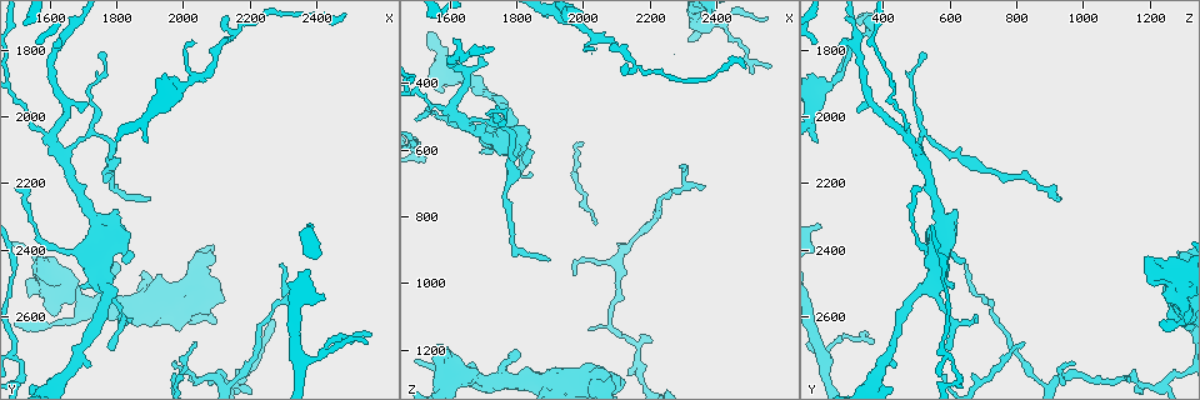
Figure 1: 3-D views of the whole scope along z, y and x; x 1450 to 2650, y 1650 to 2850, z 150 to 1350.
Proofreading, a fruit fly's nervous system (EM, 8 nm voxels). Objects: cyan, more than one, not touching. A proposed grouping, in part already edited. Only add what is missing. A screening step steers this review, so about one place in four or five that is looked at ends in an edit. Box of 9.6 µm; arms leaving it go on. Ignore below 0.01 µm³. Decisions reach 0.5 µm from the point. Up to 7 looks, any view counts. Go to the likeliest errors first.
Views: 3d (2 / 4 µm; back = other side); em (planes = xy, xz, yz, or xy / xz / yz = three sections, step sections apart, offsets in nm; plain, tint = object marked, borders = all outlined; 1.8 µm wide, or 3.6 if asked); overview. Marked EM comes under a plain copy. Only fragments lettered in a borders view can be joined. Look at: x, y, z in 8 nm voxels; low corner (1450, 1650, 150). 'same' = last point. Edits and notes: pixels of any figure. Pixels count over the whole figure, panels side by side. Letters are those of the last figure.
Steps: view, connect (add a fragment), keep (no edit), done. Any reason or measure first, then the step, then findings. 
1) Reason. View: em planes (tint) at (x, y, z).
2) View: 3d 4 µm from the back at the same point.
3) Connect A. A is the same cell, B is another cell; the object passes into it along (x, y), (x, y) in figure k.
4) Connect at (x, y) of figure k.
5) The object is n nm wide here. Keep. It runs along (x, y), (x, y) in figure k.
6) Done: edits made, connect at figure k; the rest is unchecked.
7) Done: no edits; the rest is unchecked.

Thin end. View: 3d 2 µm at (2560, 2650, 350).

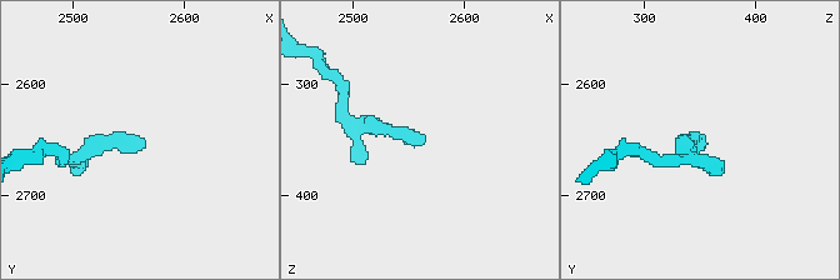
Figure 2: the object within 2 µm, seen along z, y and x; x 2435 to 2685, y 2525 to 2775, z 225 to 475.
Need the tissue. View: em planes (borders) at (2562, 2648, 348).

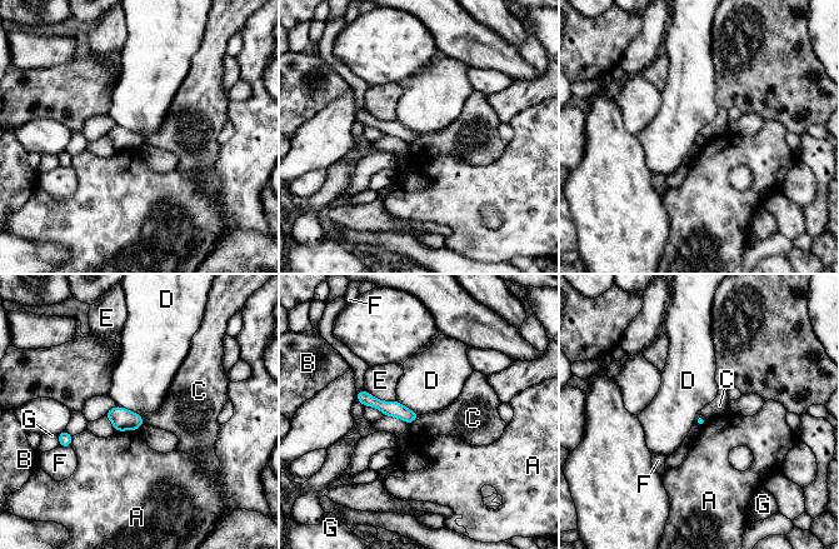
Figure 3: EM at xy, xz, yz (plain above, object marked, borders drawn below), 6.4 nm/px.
The longest contact is with E, 220 nm. Keep. A, B, C, D, E, F and G are other cells; a border runs along (116, 404), (141, 415) in figure 3; none of them fits.

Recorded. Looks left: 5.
Free end. View: 3d 4 µm at (1930, 2480, 1270).

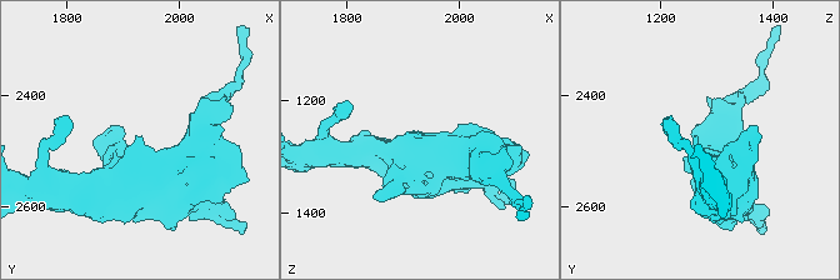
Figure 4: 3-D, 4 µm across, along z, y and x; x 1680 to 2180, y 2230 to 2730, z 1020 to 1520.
View: em 3.6 µm planes (borders) at (1935, 2480, 1265).

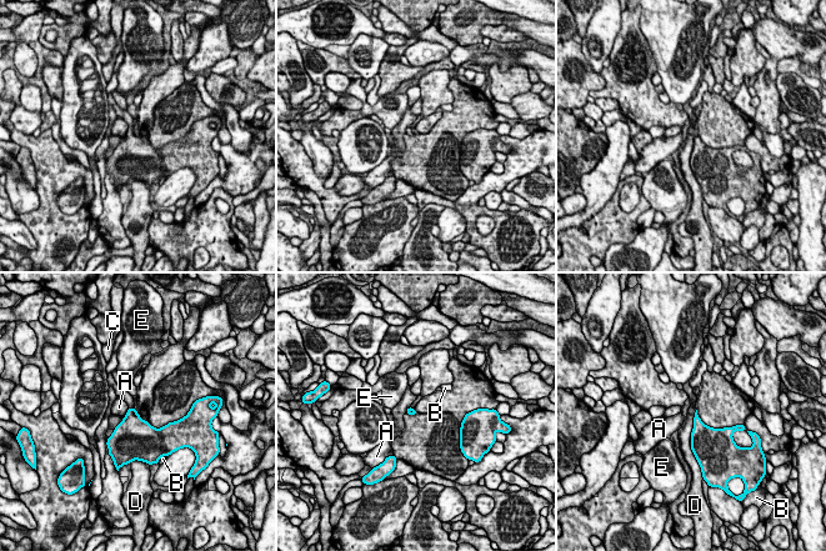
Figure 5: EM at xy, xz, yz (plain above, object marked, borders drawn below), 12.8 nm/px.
The longest contact is with D, 600 nm. Connect at (123, 394) of figure 5. C is the same cell, A, B, D and E are other cells; the neuron continues.

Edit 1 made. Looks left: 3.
Thick turns thin. View: 3d 2 µm at (1790, 2120, 600).

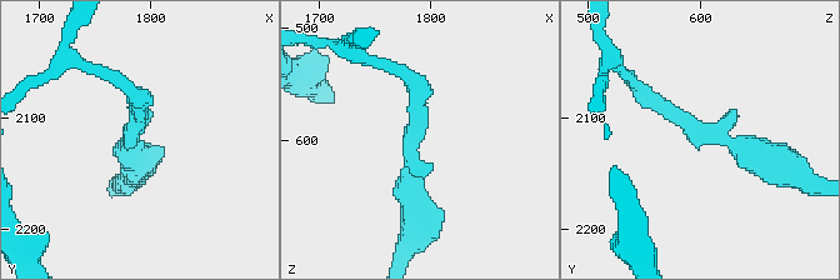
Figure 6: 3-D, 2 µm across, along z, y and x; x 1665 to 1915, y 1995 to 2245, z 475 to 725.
Now the EM. View: em yz step 4 (tint) at (1784, 2116, 598).

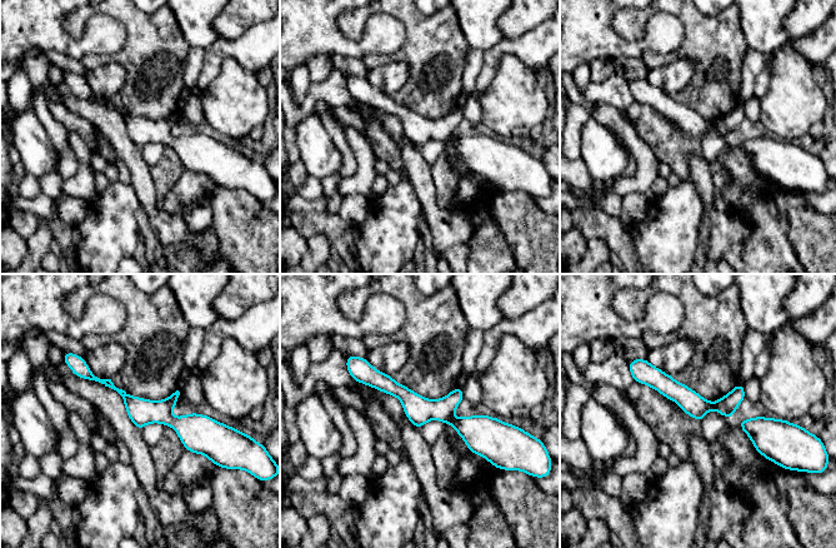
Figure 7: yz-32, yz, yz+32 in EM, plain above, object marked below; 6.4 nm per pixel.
Another direction. View: em planes (borders) at the same point.

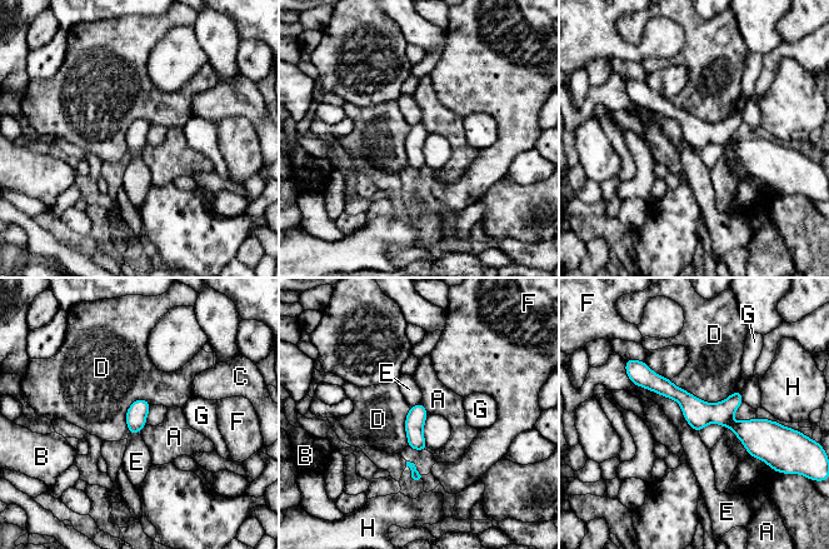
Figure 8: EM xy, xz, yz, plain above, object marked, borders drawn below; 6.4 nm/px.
Keep. A, B, C, D, E, F, G and H are other cells; it runs along (635, 379), (740, 429), (773, 432) in figure 8; none of them fits.

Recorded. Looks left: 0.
Done: edits made, connect at figure 5; the rest is unchecked.

